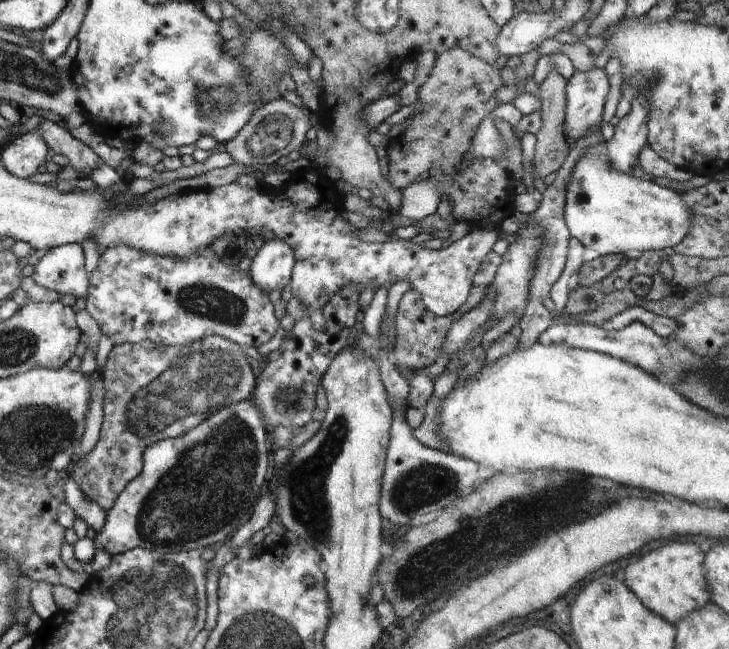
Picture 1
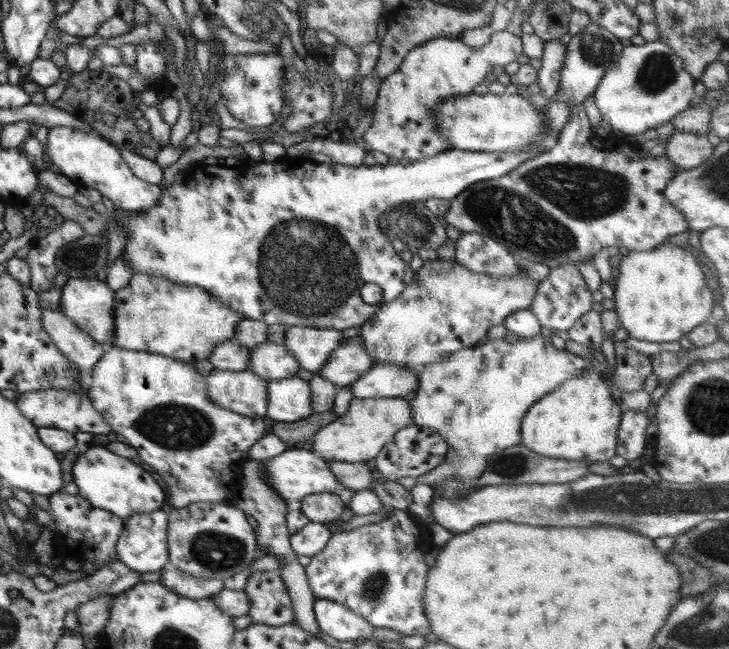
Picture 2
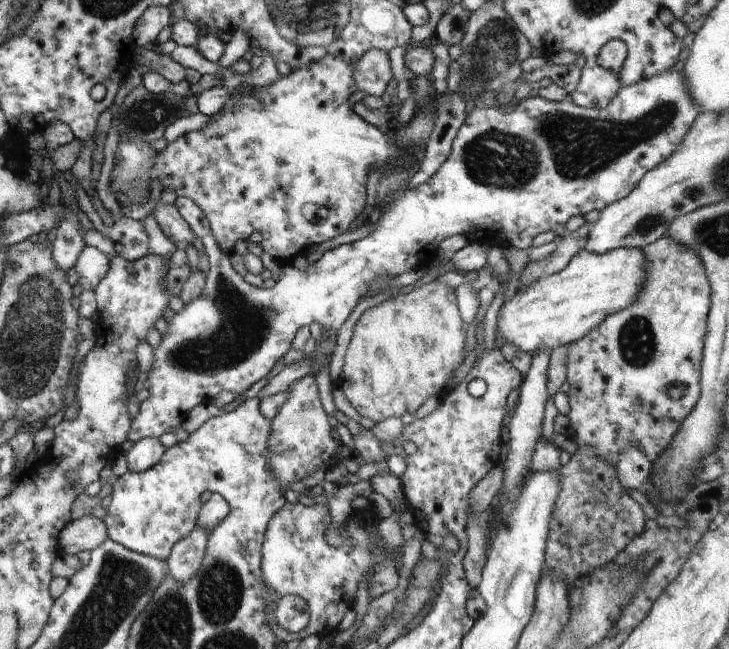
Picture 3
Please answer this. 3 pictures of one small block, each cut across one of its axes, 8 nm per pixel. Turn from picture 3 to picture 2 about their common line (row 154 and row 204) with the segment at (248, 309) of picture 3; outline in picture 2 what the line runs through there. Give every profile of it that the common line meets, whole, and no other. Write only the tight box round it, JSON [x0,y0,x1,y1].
[441,102,689,269]

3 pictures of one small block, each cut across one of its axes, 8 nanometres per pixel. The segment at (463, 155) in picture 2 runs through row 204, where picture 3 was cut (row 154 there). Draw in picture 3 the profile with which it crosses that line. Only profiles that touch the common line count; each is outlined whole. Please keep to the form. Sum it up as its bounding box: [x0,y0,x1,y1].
[145,54,399,263]

